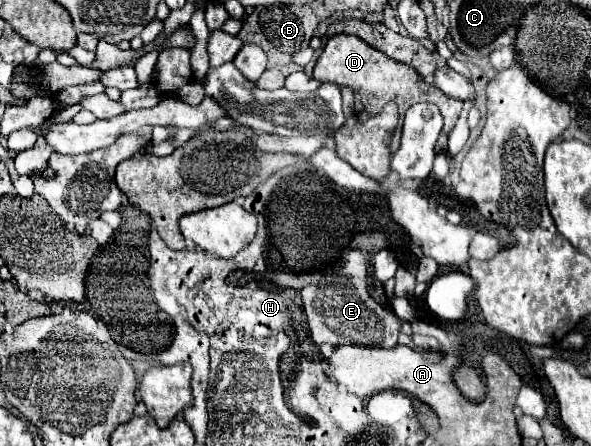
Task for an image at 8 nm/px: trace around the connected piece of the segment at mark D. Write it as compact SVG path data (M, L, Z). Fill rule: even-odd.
M333 35L317 59L313 77L321 83L329 81L329 83L335 83L339 87L351 87L355 93L355 115L361 121L367 121L369 117L377 115L383 109L383 105L389 101L397 103L401 117L405 115L409 105L415 105L421 101L435 103L445 119L443 133L441 133L437 147L435 147L437 153L443 153L447 149L447 135L453 129L453 125L463 109L463 103L459 99L449 99L447 95L441 95L441 91L433 85L427 85L417 75L417 71L413 71L411 67L405 67L403 63L389 59L387 55L381 55L377 49L369 47L363 39L357 39L355 35Z

